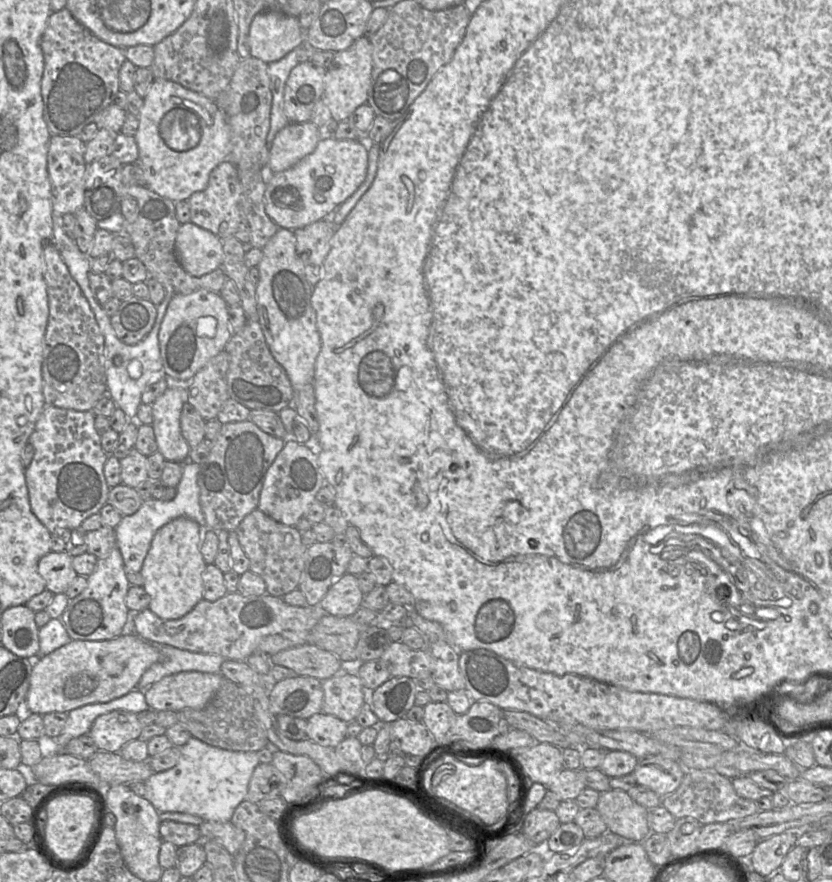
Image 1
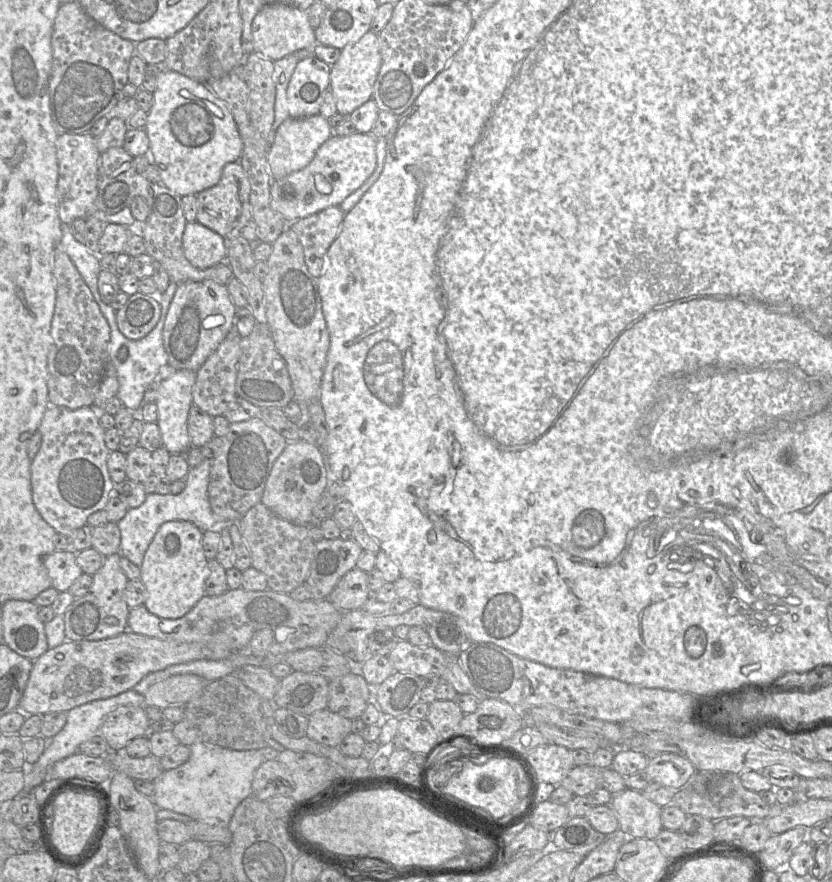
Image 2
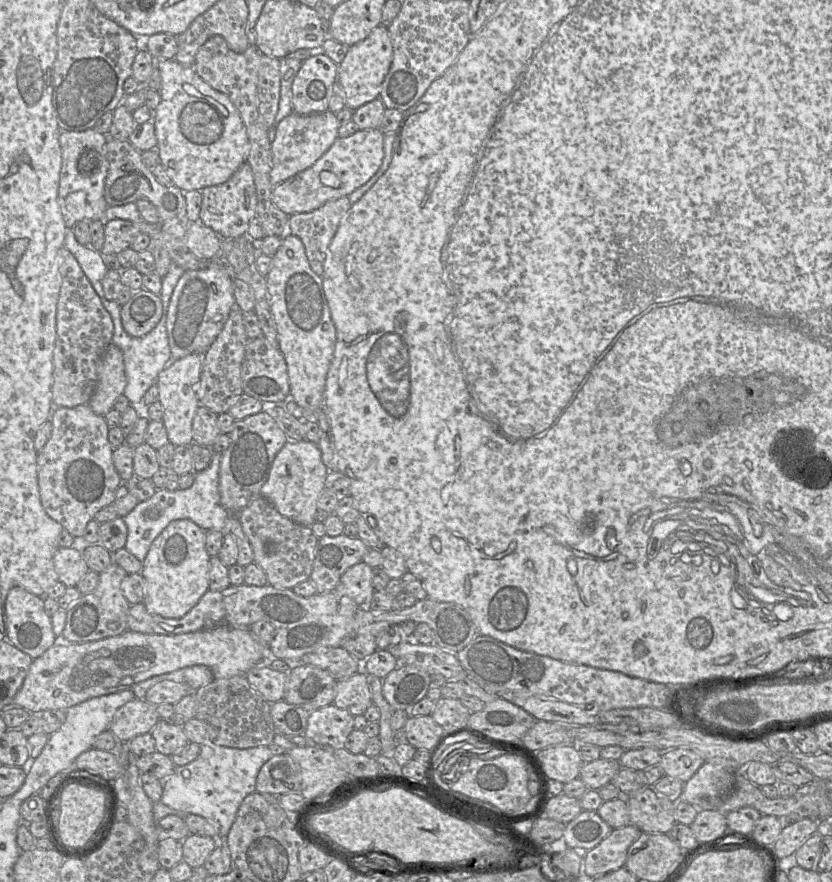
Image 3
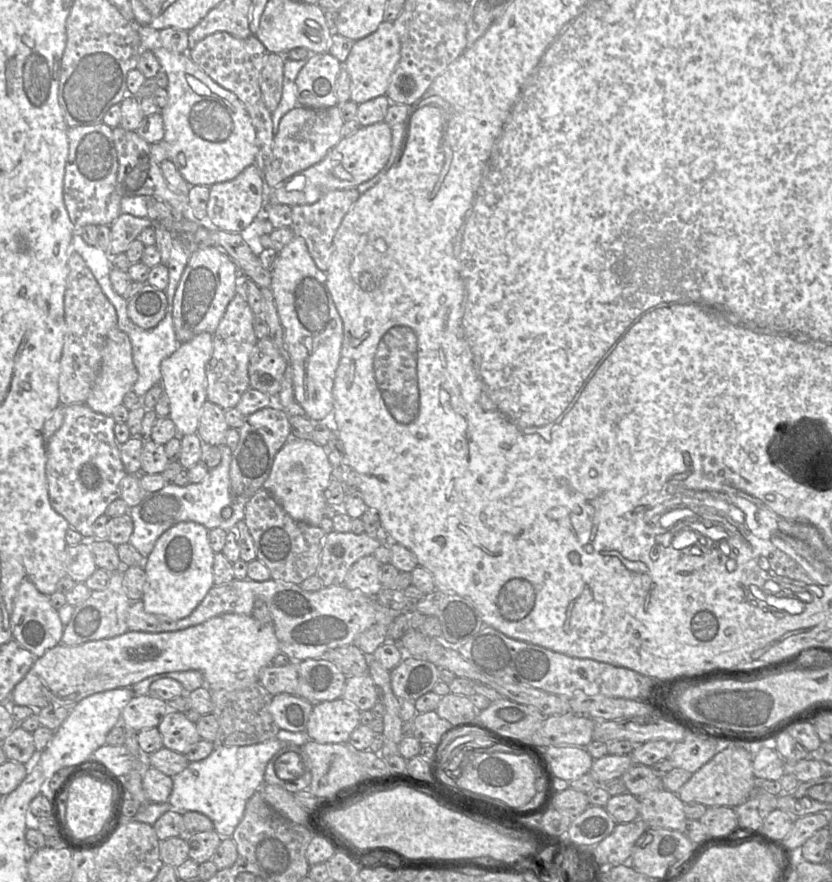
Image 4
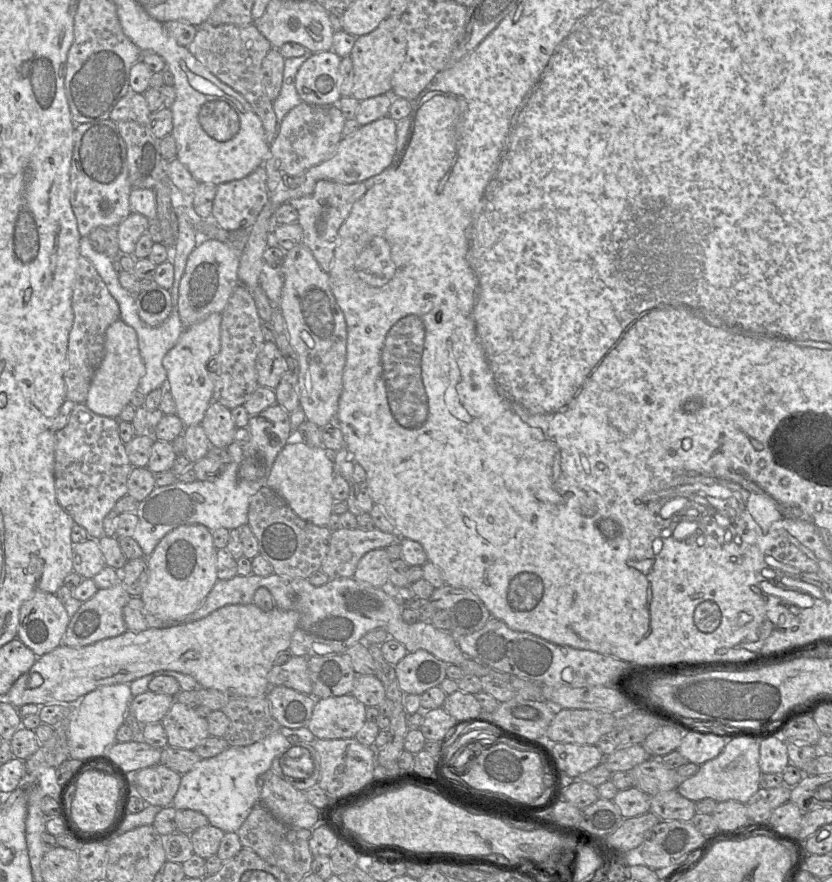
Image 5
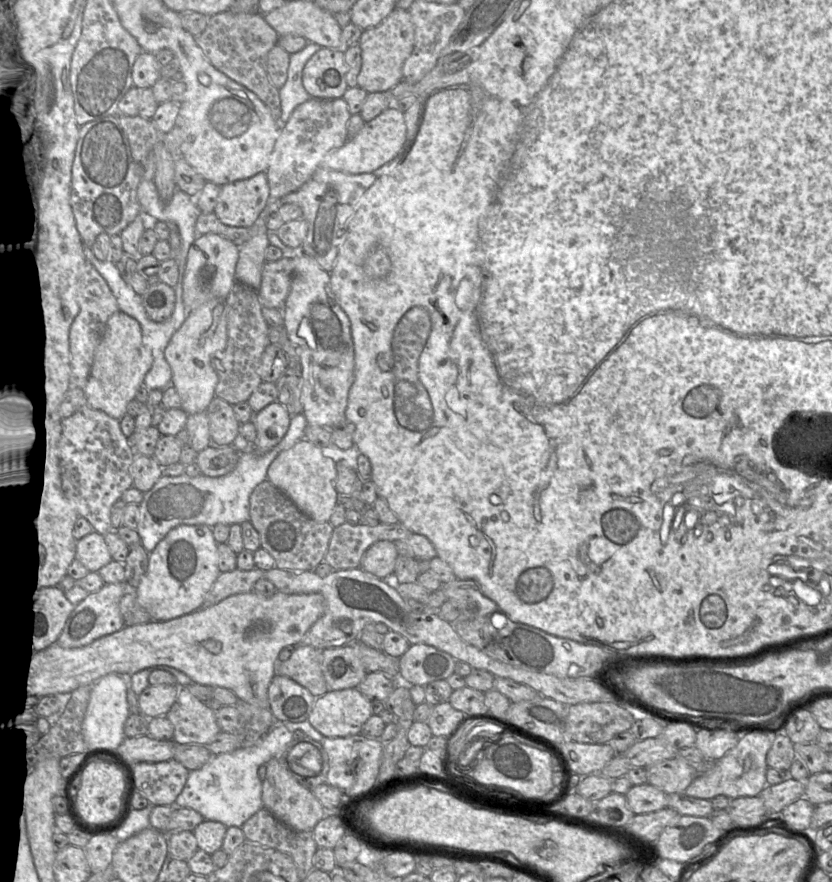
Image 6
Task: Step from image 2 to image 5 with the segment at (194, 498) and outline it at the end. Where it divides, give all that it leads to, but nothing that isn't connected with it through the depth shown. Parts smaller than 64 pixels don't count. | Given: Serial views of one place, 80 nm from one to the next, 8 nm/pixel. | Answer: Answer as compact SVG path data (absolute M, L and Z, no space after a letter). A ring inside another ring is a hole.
M231 443L226 448L230 462L215 480L196 480L185 483L177 480L167 486L155 487L136 510L138 523L132 537L140 545L145 557L149 557L159 541L170 531L188 524L202 524L209 530L226 528L232 530L248 524L250 498L266 485L266 479L247 481L238 476L242 460L242 445Z

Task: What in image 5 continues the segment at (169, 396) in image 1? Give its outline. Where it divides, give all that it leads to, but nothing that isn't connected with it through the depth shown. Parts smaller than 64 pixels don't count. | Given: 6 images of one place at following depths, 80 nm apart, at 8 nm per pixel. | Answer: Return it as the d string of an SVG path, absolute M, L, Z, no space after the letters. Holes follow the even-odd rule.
M213 313L204 320L185 328L177 344L163 358L163 366L167 373L167 390L175 401L175 414L186 428L201 424L213 401L214 384L207 365L221 348L221 318L221 313Z

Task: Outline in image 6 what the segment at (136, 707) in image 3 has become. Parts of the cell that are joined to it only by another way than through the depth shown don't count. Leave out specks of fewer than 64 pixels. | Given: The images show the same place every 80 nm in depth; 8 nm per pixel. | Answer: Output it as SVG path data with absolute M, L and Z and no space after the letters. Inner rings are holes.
M177 684L148 686L138 695L139 713L147 719L165 716L176 701L179 690Z

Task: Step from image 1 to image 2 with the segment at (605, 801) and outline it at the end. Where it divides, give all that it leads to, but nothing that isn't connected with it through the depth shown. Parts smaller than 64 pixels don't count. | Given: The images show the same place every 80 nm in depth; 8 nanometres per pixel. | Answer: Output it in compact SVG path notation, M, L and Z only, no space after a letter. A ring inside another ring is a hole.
M625 789L612 794L608 805L616 815L619 830L629 838L655 839L663 830L662 807L646 798L639 790Z

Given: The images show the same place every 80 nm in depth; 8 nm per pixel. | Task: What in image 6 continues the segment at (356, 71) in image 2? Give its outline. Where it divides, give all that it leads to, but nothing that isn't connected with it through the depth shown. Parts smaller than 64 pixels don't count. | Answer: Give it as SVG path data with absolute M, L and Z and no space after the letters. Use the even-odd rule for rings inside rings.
M394 9L378 26L362 32L359 46L362 66L358 74L358 87L371 93L389 93L403 80L402 68L410 56L415 42L415 28L408 10Z

